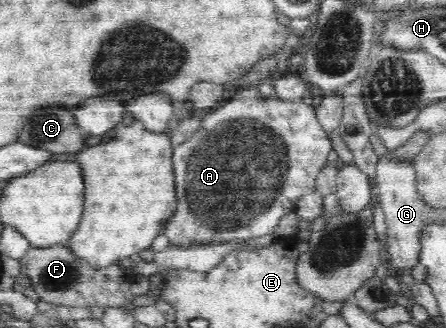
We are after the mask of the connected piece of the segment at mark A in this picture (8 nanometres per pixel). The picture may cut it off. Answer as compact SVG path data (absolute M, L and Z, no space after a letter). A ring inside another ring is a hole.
M256 85L251 87L243 87L240 90L235 90L235 95L228 95L226 100L211 113L207 114L202 120L199 129L193 132L193 135L174 147L172 151L173 173L174 175L174 188L178 199L175 213L166 221L162 234L169 238L171 246L175 247L197 247L207 244L223 243L233 240L248 240L249 238L259 237L261 235L273 234L275 227L283 215L293 211L296 201L301 199L308 193L316 191L316 179L321 169L325 167L327 156L331 153L332 145L331 138L329 138L326 131L319 125L319 119L315 114L314 106L307 106L302 101L281 101L276 96L264 98L260 95Z

